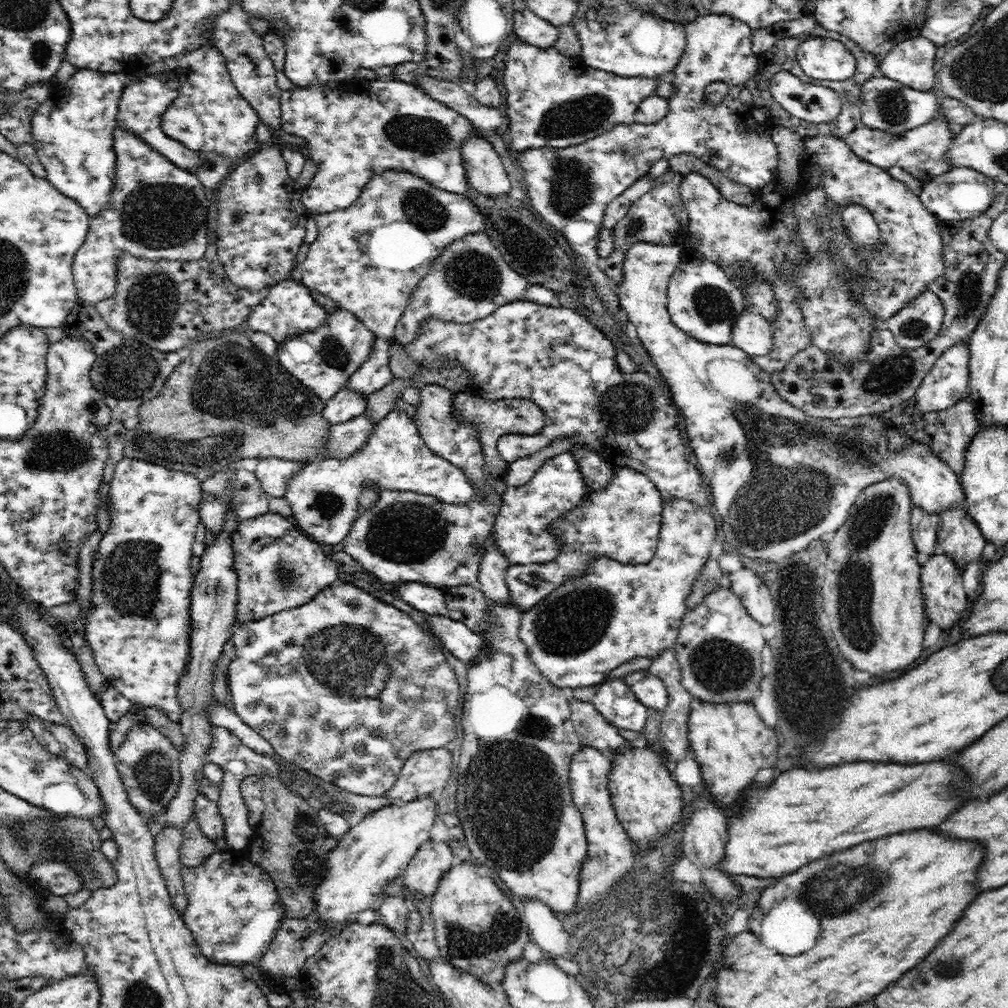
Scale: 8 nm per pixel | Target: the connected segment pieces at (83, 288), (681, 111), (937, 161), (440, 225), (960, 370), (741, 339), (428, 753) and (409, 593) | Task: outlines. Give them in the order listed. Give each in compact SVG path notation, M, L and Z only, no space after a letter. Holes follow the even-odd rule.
M119 126L114 128L113 149L117 156L115 185L112 189L108 209L101 210L95 217L89 218L89 231L85 241L75 254L74 285L77 298L84 305L96 307L102 300L115 296L118 273L118 256L129 252L136 258L158 260L180 260L182 263L200 260L208 244L206 221L209 198L204 193L204 185L194 172L182 170L154 150L140 136Z
M696 10L695 15L684 24L684 31L686 31L686 48L674 70L674 80L671 81L677 91L668 98L668 112L662 120L658 120L656 124L647 125L636 122L617 124L608 132L594 136L582 144L562 149L551 146L526 148L513 156L519 160L519 164L524 170L524 181L531 198L531 205L546 223L562 232L564 239L570 245L571 252L576 256L576 261L582 262L580 273L592 281L596 296L600 297L607 312L619 321L619 324L622 325L621 331L626 334L628 334L627 322L629 321L627 312L620 309L616 288L610 287L607 275L597 266L599 258L596 252L597 242L608 204L618 198L626 188L632 186L638 178L647 174L651 166L654 166L660 158L669 160L682 153L697 156L711 167L717 167L723 171L732 182L743 184L756 191L768 184L777 171L778 152L770 129L752 117L749 105L744 104L739 97L739 92L745 87L745 83L757 71L757 55L752 50L751 41L753 30L746 23L731 16ZM712 81L725 82L729 88L724 100L718 104L710 103L704 93L706 86L712 84Z
M937 116L926 124L911 128L900 135L893 135L870 127L855 128L844 138L846 144L867 163L883 169L899 166L927 183L930 179L948 172L952 166L947 160L947 152L955 135L950 131L946 117Z
M386 170L374 175L359 198L348 208L326 214L310 214L318 225L318 236L302 264L302 283L310 290L330 297L339 307L353 312L376 338L392 339L409 297L430 271L434 260L449 245L470 233L484 230L484 218L466 194L432 186L409 172Z
M968 341L956 343L936 360L912 399L922 412L939 411L969 398Z
M751 306L746 307L733 323L731 344L751 357L767 355L773 347L774 330L771 322Z
M446 748L414 752L406 762L394 787L385 795L389 804L406 804L411 800L441 791L451 776L452 754Z
M419 582L400 583L401 599L420 613L448 616L444 595L439 588Z

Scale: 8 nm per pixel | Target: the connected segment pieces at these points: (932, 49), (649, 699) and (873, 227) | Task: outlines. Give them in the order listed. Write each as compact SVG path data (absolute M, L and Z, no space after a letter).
M922 35L903 40L885 56L879 73L915 91L935 90L936 45Z
M649 669L628 673L623 679L644 706L658 711L665 710L668 704L666 685Z
M848 205L843 208L843 228L857 246L874 248L880 242L880 229L874 215L866 207Z

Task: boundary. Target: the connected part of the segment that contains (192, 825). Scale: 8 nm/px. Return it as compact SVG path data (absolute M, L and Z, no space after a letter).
M194 816L190 818L190 822L186 823L182 832L182 846L179 852L182 866L188 868L204 864L208 857L216 851L215 843L202 833Z

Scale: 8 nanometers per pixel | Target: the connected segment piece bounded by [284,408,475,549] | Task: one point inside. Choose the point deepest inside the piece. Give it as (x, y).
(324, 496)

